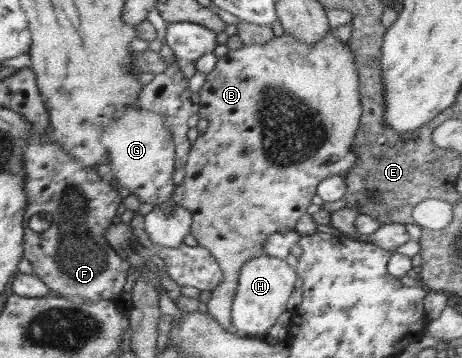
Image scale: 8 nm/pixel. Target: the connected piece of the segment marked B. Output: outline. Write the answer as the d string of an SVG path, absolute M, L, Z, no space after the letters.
M332 30L317 43L305 45L297 41L293 35L284 33L282 36L274 36L267 43L257 45L243 45L239 49L231 49L226 55L219 57L215 67L206 75L202 88L198 91L201 101L198 115L209 122L207 131L199 135L193 143L191 152L186 164L186 177L183 184L176 185L175 192L171 197L178 205L191 212L192 221L190 233L195 237L199 246L211 252L216 263L223 273L223 281L213 291L207 303L208 312L229 332L234 331L231 319L233 299L237 289L237 279L241 269L247 261L263 256L263 243L267 241L269 235L273 233L283 233L285 231L295 232L295 225L301 215L307 213L307 209L312 205L311 201L315 197L317 187L323 179L329 176L348 177L348 174L356 167L360 157L353 151L353 145L358 135L360 120L362 116L361 100L359 95L358 73L354 64L353 53L345 43L341 43Z

